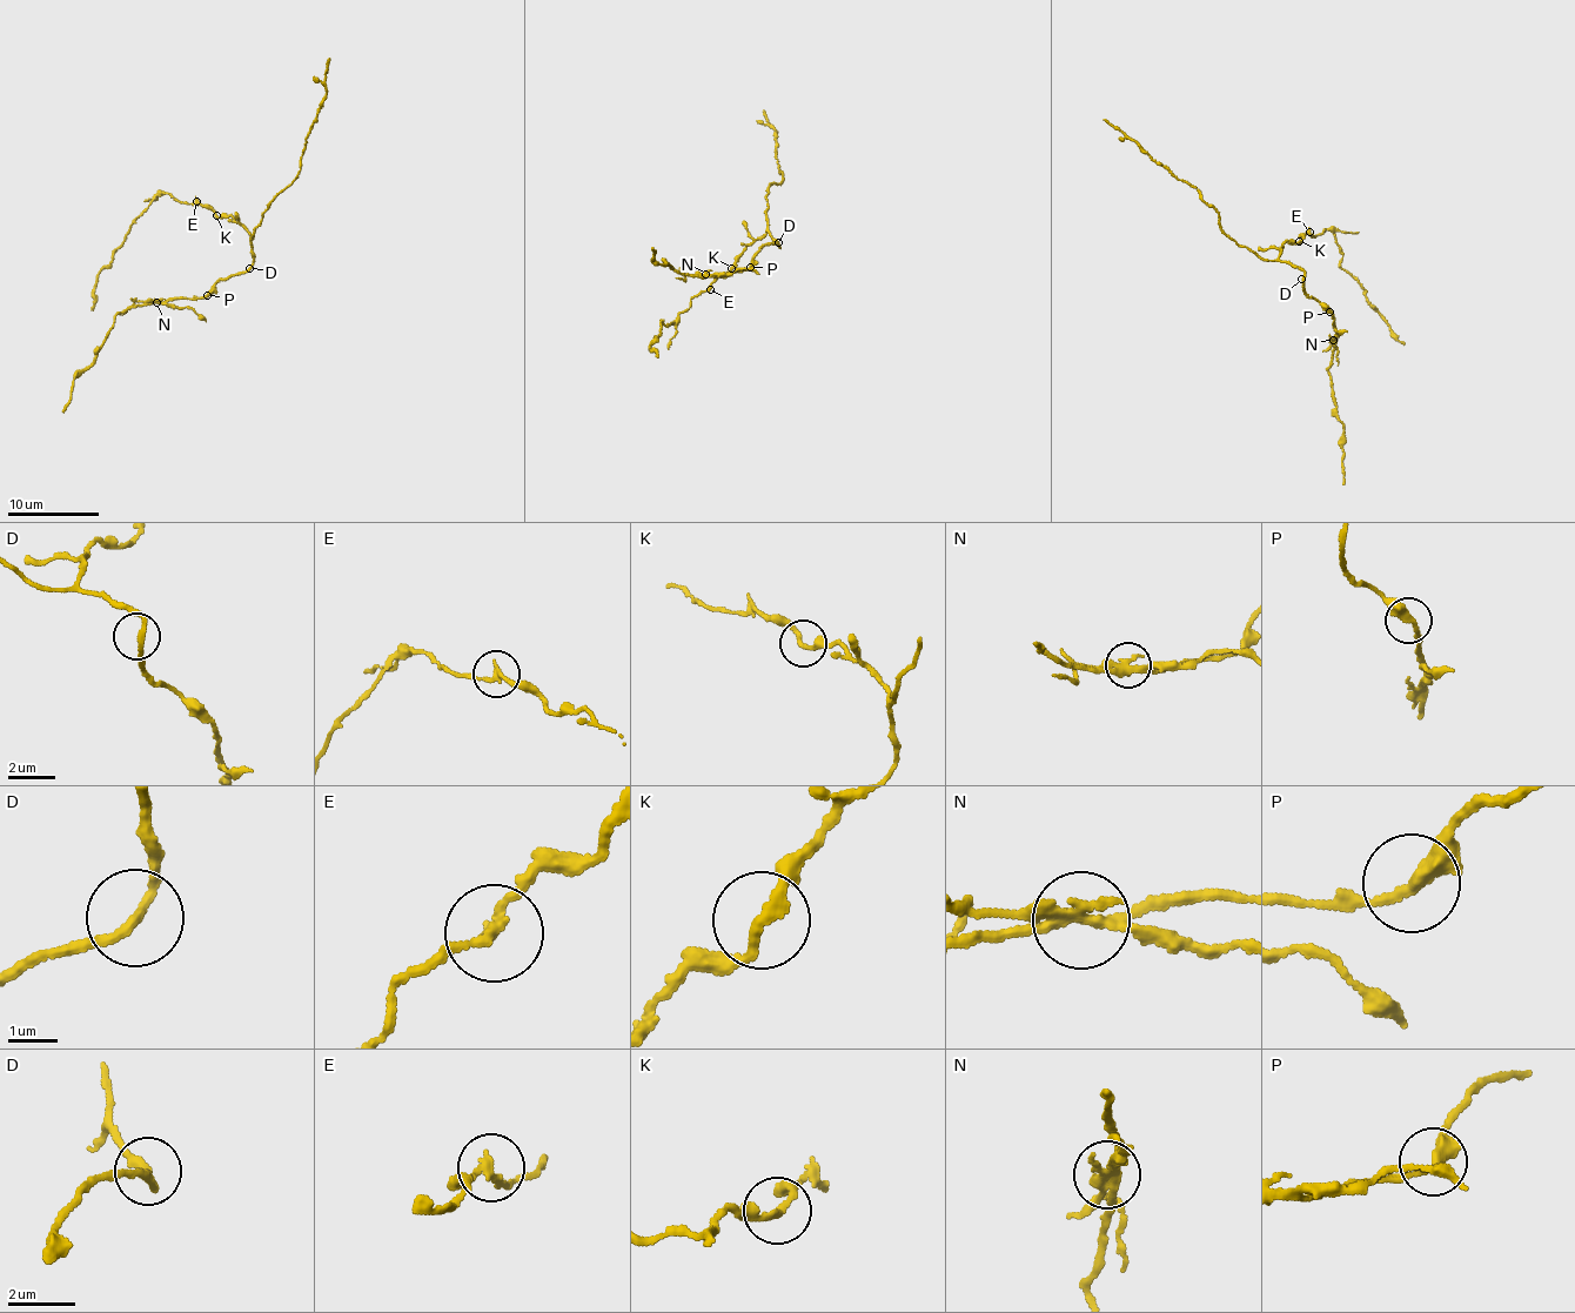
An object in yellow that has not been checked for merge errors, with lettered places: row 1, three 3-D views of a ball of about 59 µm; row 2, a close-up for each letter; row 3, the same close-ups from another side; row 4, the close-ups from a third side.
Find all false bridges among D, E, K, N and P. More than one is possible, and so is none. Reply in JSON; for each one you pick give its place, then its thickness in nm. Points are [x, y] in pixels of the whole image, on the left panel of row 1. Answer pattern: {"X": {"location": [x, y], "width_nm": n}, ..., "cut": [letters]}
{"E": {"location": [196, 201], "width_nm": 200}, "N": {"location": [156, 302], "width_nm": 240}, "cut": ["E", "N"]}

